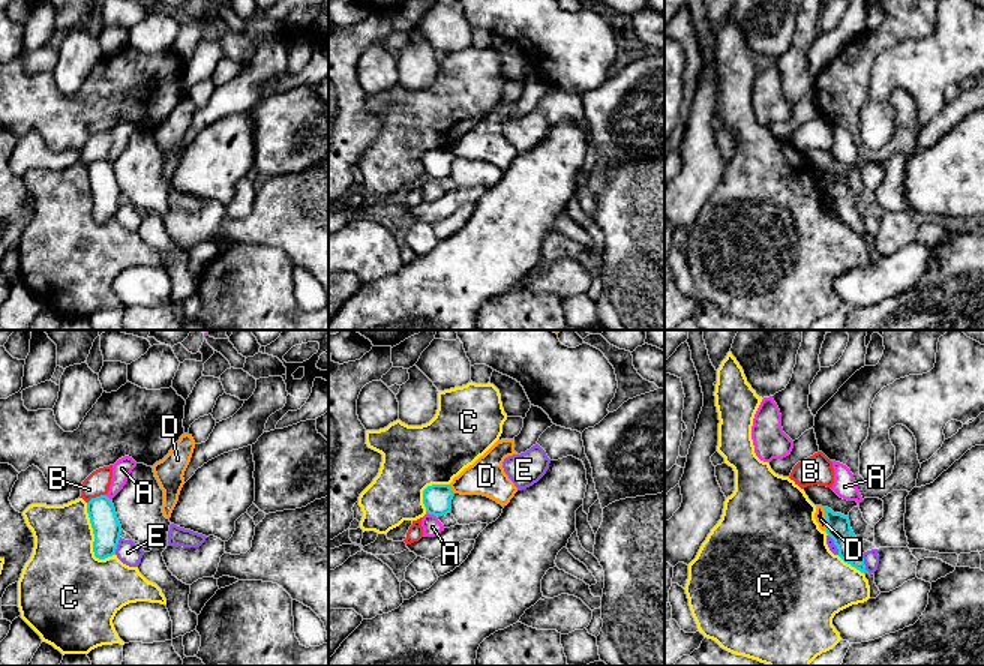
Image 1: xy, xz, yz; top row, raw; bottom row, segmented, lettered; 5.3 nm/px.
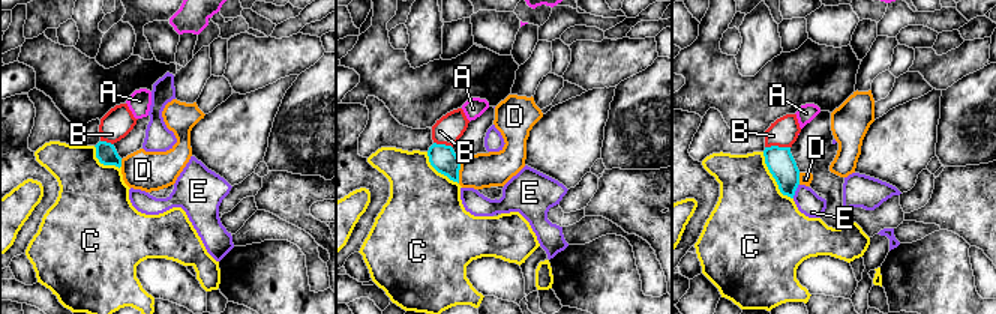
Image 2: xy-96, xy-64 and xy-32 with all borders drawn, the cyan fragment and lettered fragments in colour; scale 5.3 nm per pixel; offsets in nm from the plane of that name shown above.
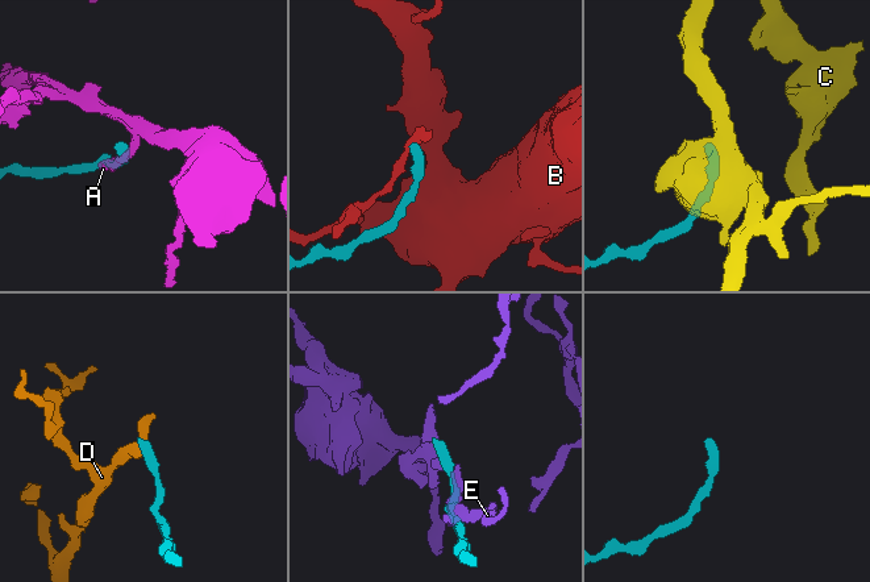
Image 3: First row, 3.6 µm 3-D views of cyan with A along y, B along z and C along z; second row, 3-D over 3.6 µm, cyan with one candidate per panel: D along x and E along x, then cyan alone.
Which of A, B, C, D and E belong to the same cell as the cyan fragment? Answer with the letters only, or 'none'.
none

